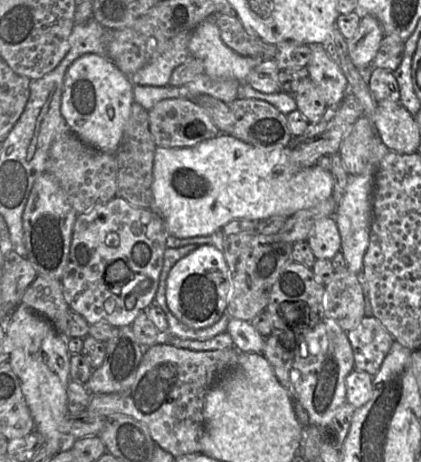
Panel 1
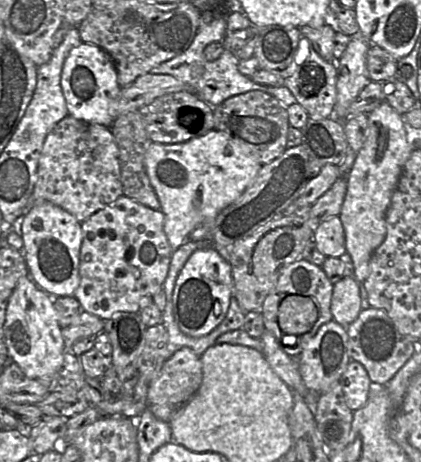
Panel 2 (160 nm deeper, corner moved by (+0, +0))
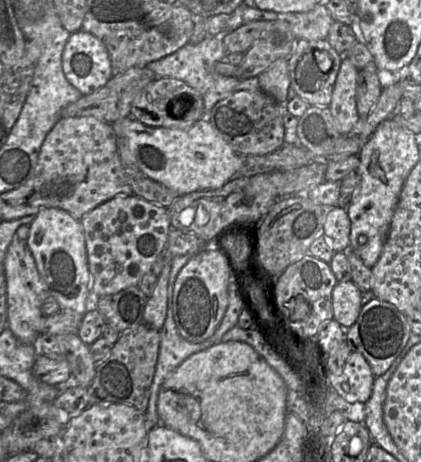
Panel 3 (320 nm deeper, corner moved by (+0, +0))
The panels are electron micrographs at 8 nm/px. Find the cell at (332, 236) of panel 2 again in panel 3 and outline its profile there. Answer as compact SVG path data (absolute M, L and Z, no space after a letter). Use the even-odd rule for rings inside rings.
M327 208L323 232L335 253L350 249L350 227L346 208Z

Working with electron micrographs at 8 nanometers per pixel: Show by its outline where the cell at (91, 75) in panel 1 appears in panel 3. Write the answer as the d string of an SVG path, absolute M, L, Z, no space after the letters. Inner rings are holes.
M82 30L70 35L62 54L62 68L68 82L82 95L100 89L113 76L104 44Z

